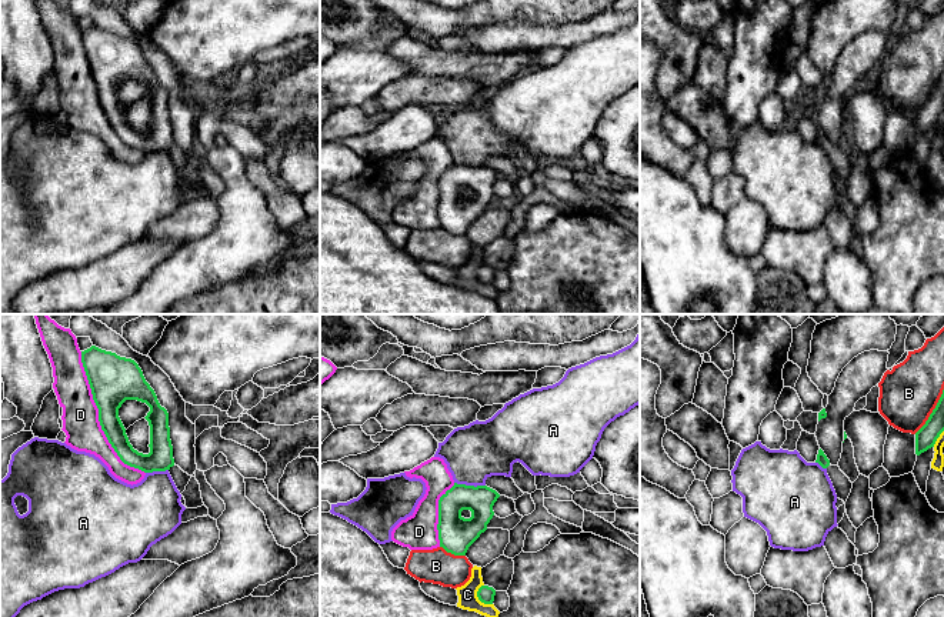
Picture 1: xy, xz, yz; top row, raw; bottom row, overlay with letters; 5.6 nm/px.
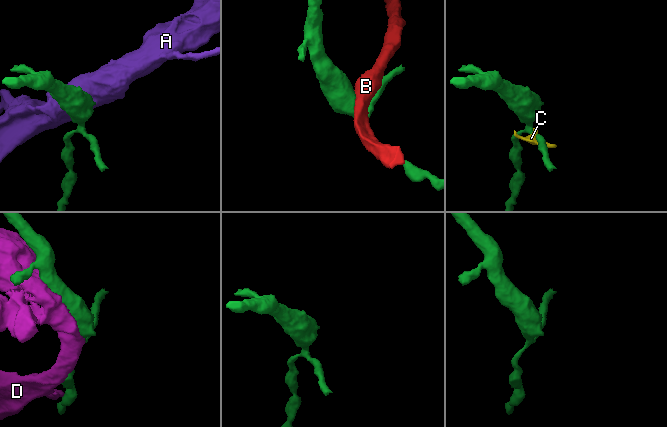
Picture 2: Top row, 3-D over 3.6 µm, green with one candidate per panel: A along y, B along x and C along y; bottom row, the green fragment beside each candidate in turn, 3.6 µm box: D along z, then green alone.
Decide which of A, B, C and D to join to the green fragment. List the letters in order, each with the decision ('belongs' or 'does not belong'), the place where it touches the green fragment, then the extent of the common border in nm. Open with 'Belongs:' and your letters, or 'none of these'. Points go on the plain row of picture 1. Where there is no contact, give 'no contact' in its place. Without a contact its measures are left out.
Belongs: none of these
A: does not belong; contact xz (470, 166); length 180 nm
B: does not belong; contact yz (933, 92); length 300 nm
C: does not belong; contact xz (479, 279); length 130 nm
D: does not belong; contact xy (99, 97); length 800 nm

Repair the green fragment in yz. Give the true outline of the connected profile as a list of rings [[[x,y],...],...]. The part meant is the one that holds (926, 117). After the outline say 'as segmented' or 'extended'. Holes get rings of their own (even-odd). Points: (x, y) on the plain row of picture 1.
[[[944,70],[925,104],[915,113],[915,134],[920,136],[921,133],[934,127],[937,119],[943,111],[944,111]]]; as segmented

